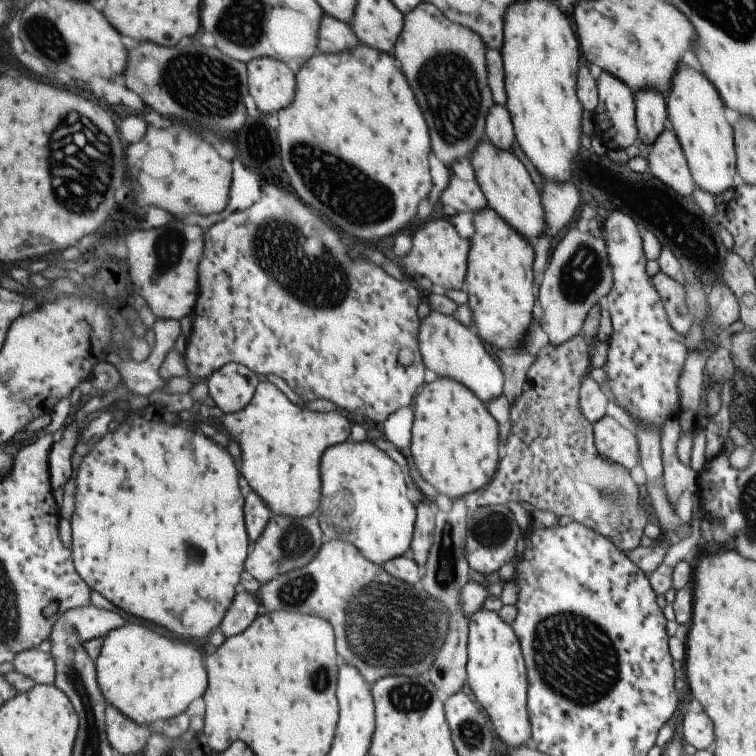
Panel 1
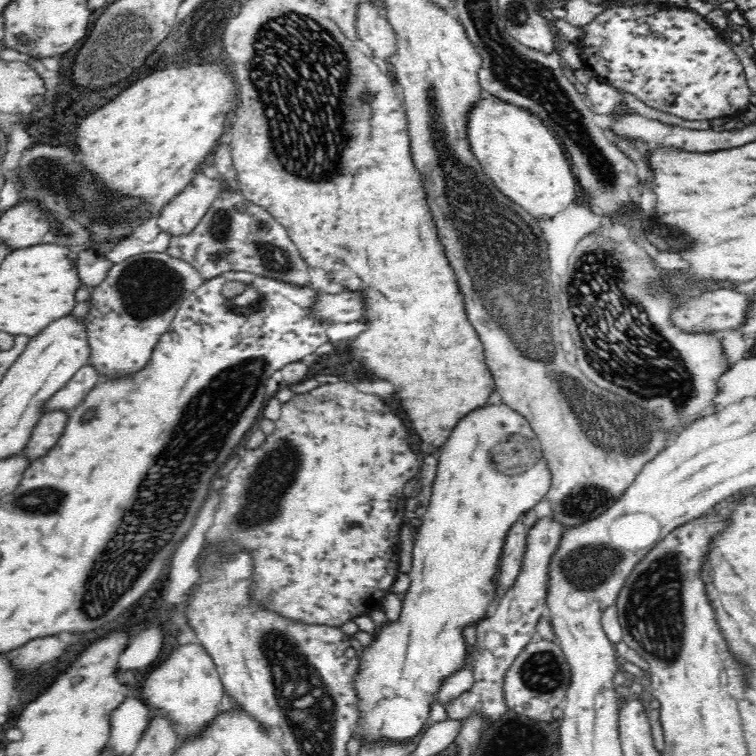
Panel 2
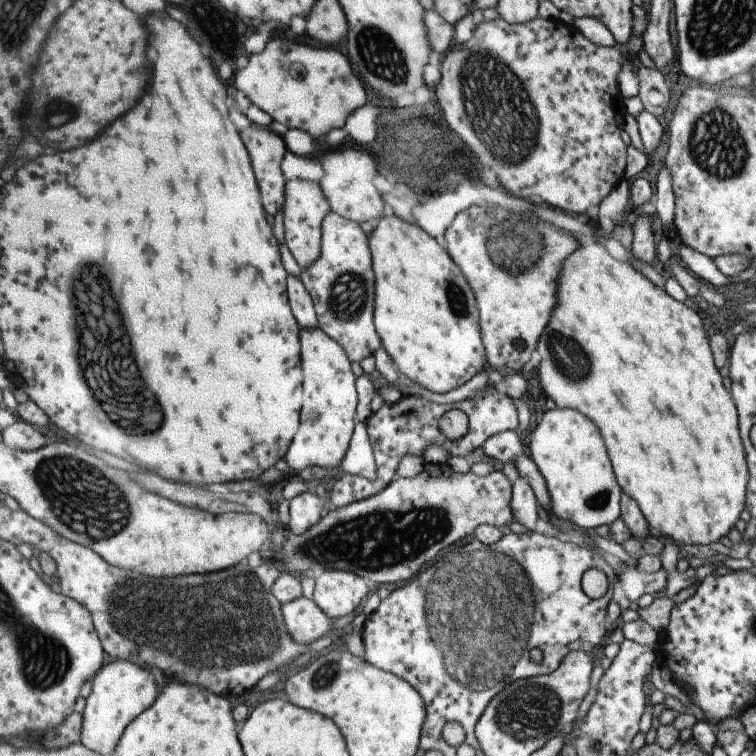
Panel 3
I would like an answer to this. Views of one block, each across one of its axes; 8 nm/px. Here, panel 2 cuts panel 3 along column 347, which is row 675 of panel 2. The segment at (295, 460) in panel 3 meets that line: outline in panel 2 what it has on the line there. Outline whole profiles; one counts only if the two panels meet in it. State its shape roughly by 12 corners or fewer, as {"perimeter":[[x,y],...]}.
{"perimeter":[[499,402],[439,450],[398,617],[356,651],[361,749],[419,740],[551,472]]}

